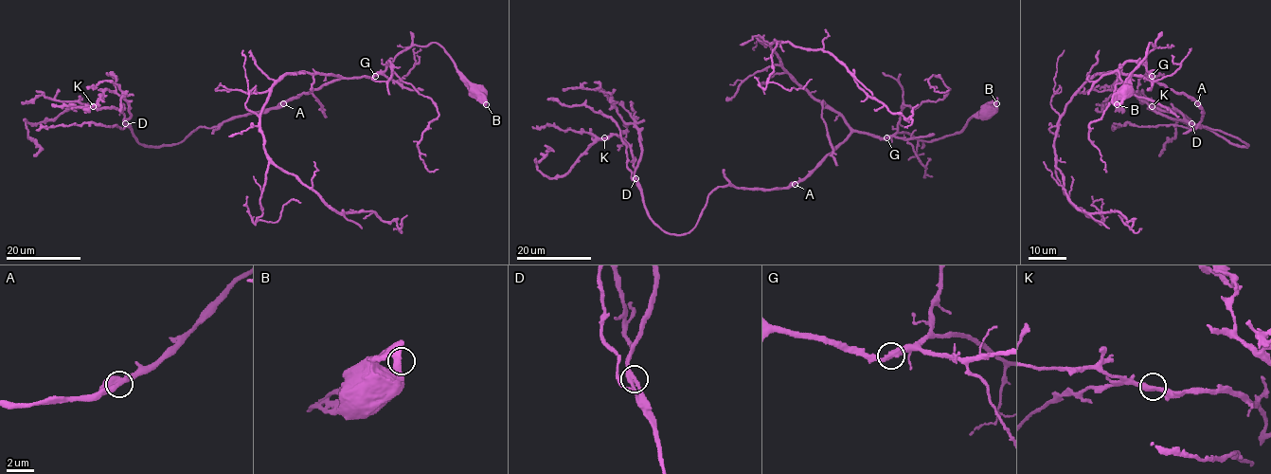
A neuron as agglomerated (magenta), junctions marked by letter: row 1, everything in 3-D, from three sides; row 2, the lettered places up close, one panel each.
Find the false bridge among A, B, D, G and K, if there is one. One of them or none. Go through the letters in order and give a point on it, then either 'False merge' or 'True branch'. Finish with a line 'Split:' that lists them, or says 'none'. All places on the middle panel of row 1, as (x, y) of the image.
A: Place: (795, 184). True branch
B: Place: (996, 103). True branch
D: Place: (635, 178). False merge
G: Place: (886, 137). True branch
K: Place: (604, 137). True branch
Split: D

